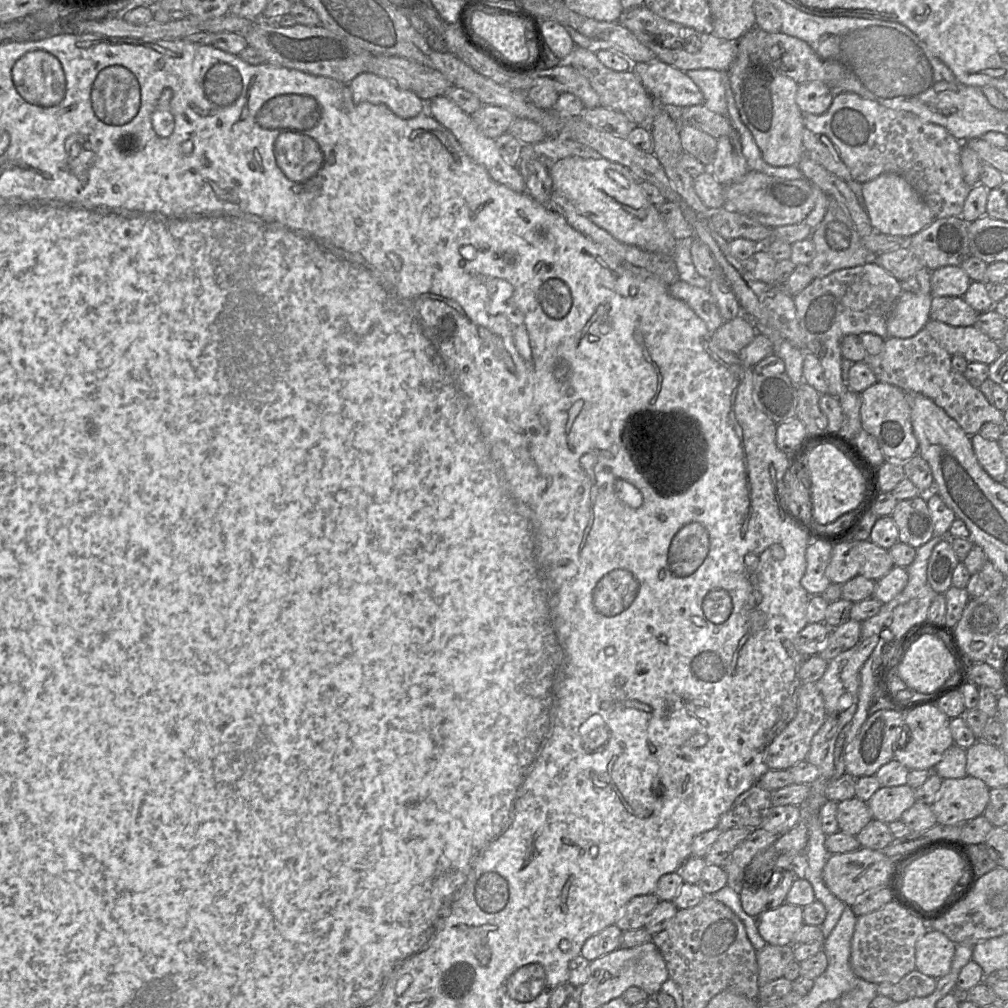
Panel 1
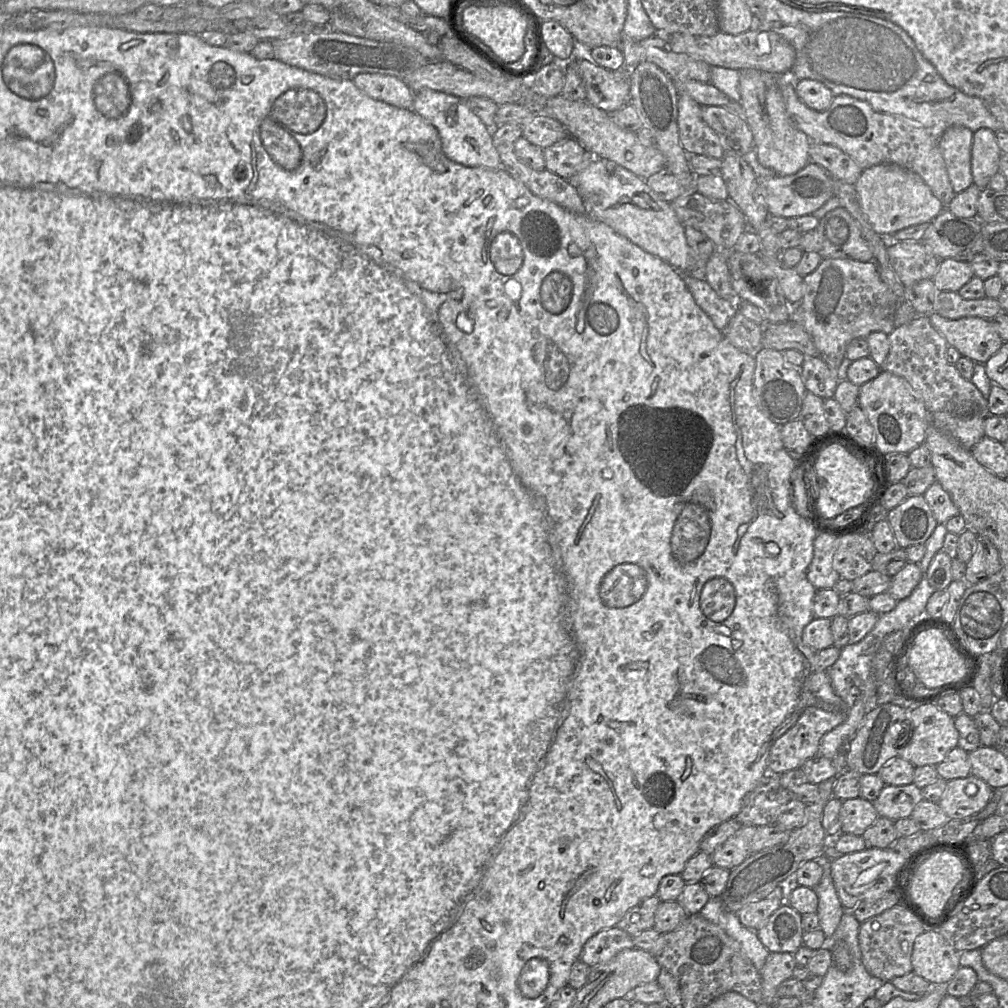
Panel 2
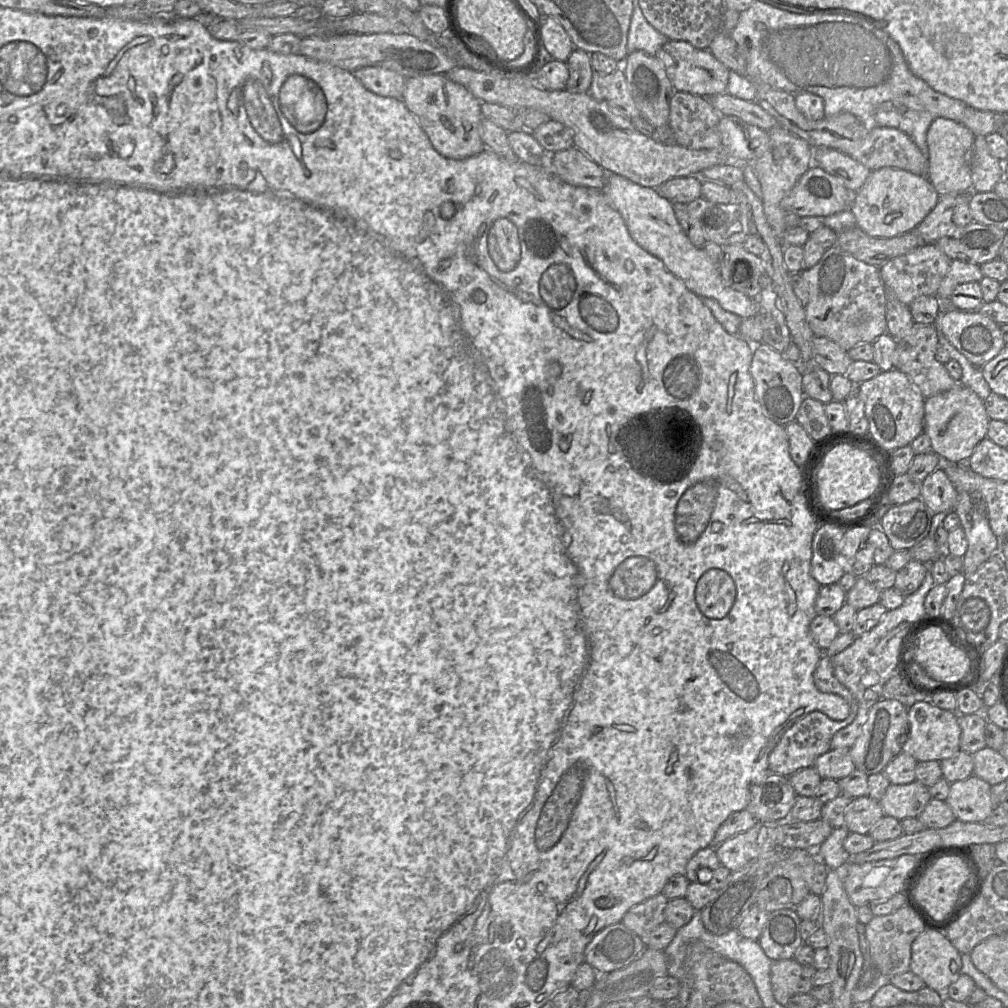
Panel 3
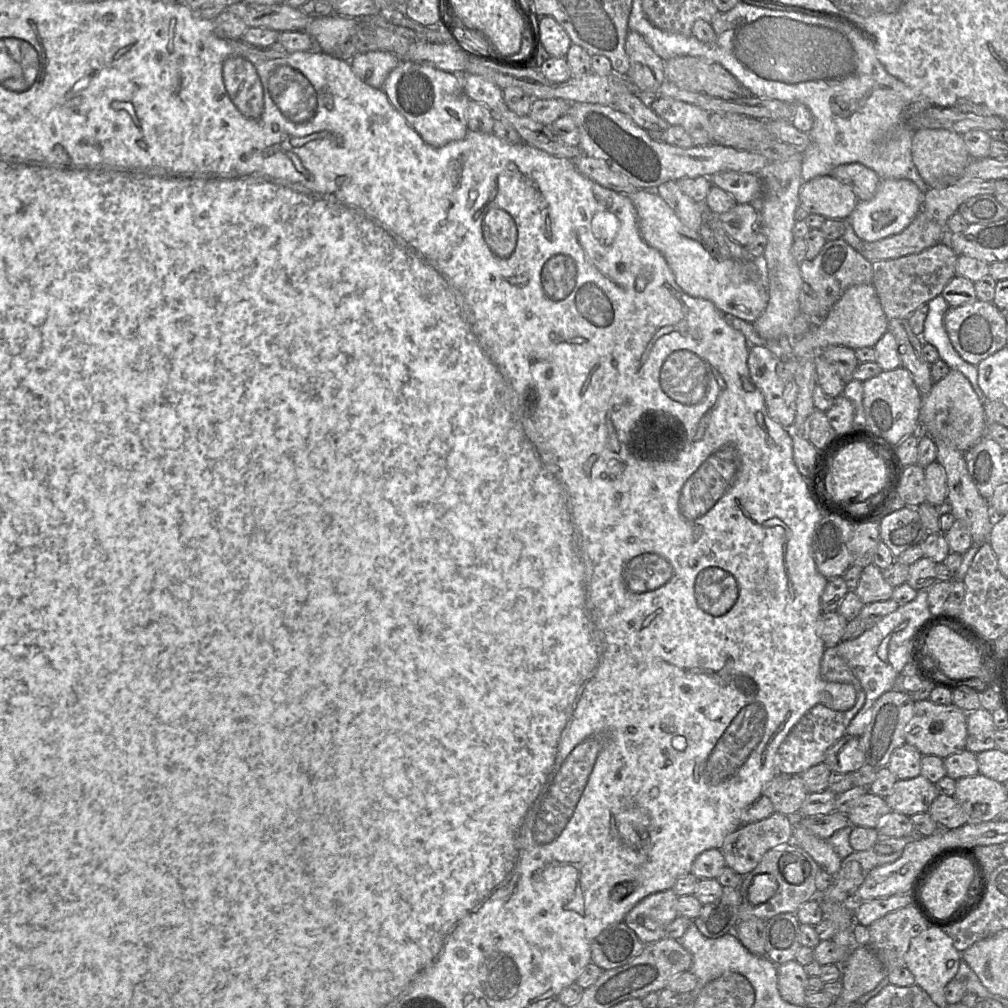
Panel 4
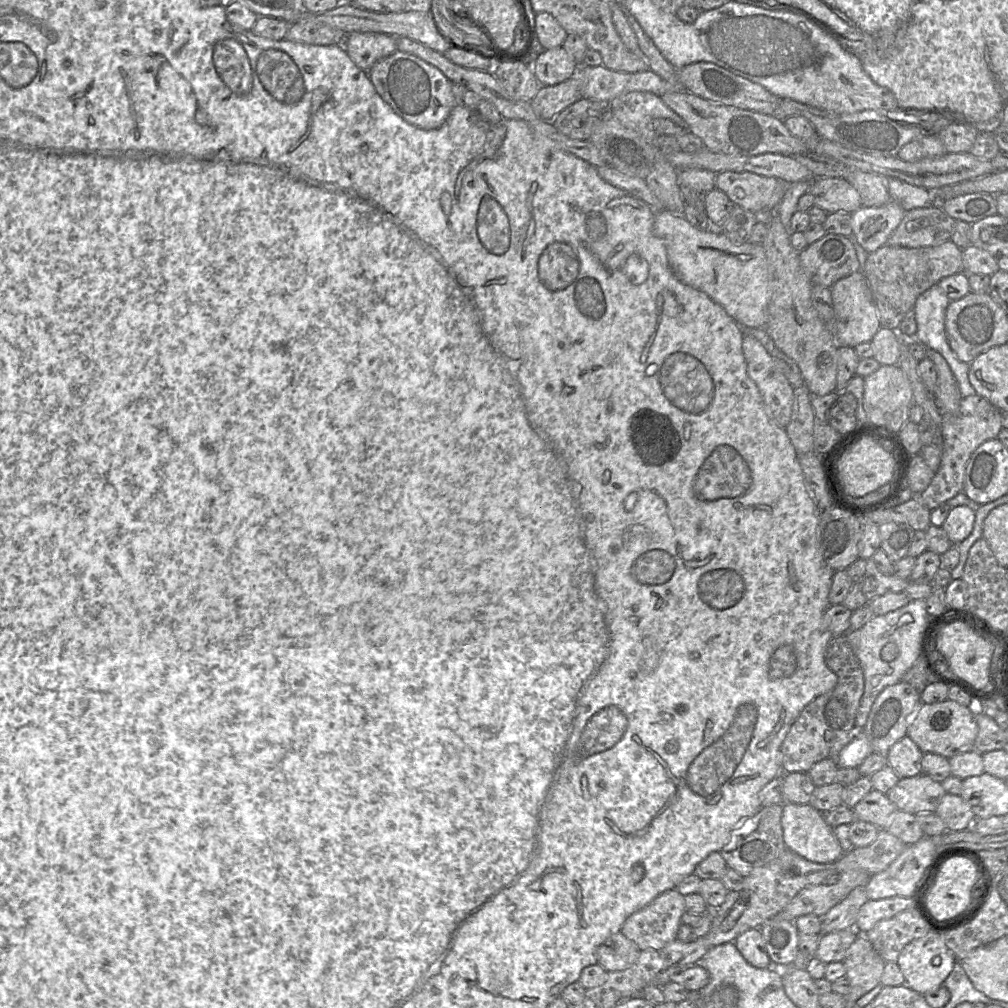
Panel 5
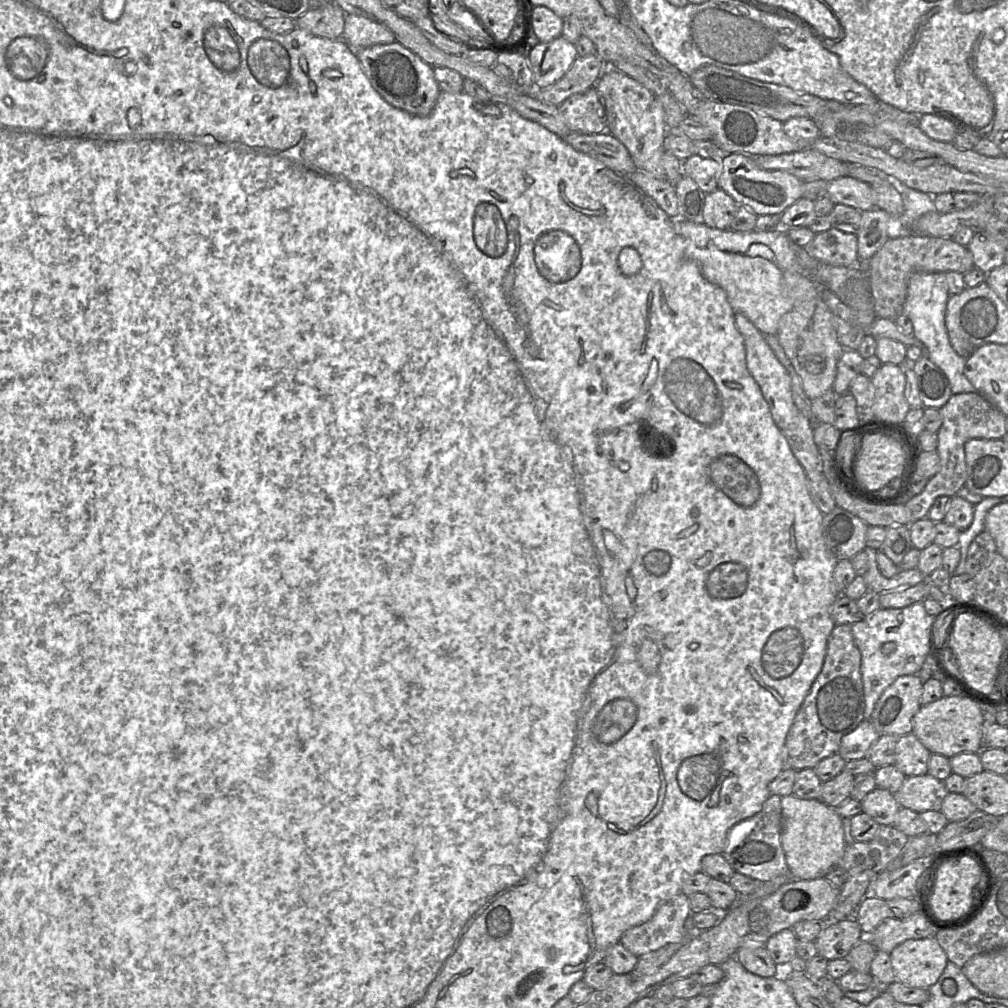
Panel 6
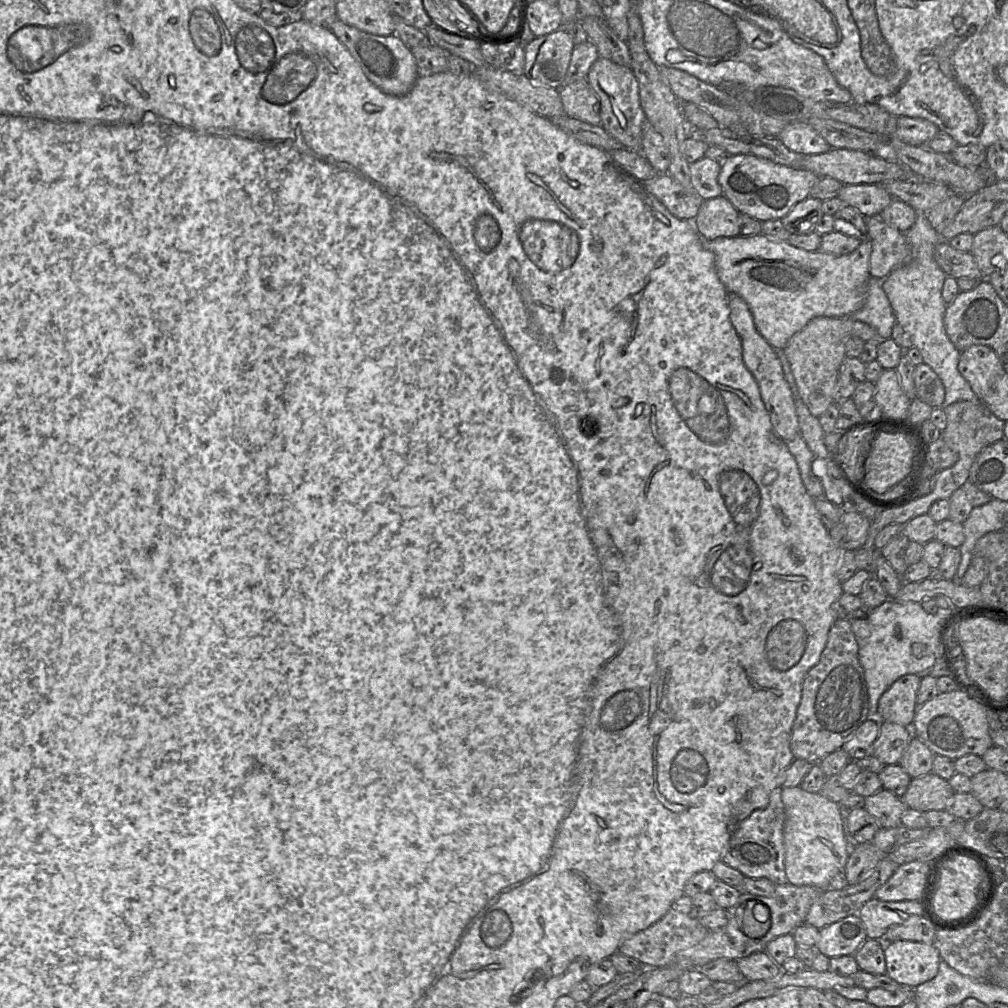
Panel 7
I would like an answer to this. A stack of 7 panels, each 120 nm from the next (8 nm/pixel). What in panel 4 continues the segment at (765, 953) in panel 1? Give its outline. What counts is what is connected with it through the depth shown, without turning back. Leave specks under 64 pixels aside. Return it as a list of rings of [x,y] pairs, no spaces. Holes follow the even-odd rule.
[[[789,961],[777,966],[778,990],[781,997],[796,1006],[805,1006],[806,982],[809,976],[798,962]]]

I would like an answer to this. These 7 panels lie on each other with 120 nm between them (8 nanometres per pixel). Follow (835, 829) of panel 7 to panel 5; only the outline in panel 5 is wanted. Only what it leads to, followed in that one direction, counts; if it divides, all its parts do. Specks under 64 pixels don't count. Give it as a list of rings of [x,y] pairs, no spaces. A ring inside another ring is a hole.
[[[783,803],[782,828],[786,848],[806,860],[818,864],[828,864],[837,861],[844,854],[833,828],[826,823],[823,813],[809,803]]]

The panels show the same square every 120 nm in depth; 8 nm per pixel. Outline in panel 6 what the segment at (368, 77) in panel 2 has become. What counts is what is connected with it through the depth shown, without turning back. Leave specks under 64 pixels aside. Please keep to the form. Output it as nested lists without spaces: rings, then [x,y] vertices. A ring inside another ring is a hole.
[[[345,14],[342,39],[355,55],[368,46],[395,41],[393,33],[385,26],[354,14]]]

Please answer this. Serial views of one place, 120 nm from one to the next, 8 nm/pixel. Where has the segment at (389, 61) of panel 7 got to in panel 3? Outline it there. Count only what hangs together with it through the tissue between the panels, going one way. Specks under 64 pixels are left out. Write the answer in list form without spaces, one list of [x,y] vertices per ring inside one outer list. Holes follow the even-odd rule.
[[[445,74],[406,78],[402,100],[427,134],[434,149],[444,157],[464,159],[486,149],[479,133],[481,101]]]

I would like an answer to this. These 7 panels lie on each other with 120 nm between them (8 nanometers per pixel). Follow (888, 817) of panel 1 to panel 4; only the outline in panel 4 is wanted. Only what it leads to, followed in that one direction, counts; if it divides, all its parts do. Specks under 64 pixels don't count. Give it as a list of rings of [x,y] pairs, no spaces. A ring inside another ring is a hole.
[[[919,775],[912,779],[897,780],[885,800],[892,812],[911,817],[918,813],[928,813],[938,795],[935,784]]]

